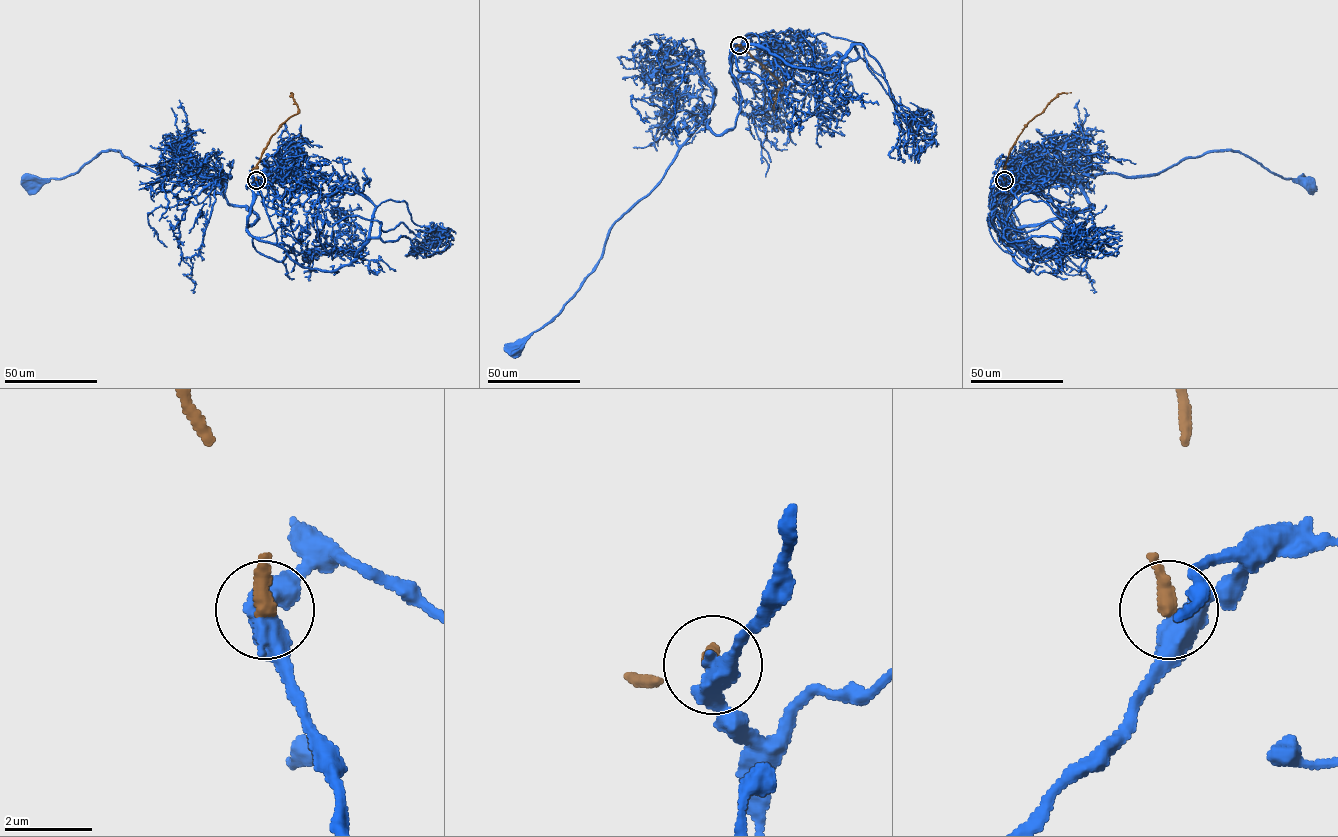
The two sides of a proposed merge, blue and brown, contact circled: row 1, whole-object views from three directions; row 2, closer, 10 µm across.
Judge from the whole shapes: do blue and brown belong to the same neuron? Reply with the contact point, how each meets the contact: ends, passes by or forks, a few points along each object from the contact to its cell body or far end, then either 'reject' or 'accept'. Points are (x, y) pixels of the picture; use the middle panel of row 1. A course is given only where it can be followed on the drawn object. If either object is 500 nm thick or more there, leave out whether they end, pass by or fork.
(739, 45) | blue passes by | brown ends | blue via (739, 45), (759, 41), (730, 57), (735, 126), (702, 122), (515, 353) | brown via (739, 45), (735, 46), (741, 46), (780, 82), (774, 112) | reject

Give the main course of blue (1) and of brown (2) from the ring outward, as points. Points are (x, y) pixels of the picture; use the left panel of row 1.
1: (256, 180), (275, 243), (248, 232), (258, 216), (227, 201), (219, 177), (154, 173), (119, 151), (32, 184)
2: (256, 180), (252, 169), (263, 149), (279, 127), (297, 113), (291, 92)

